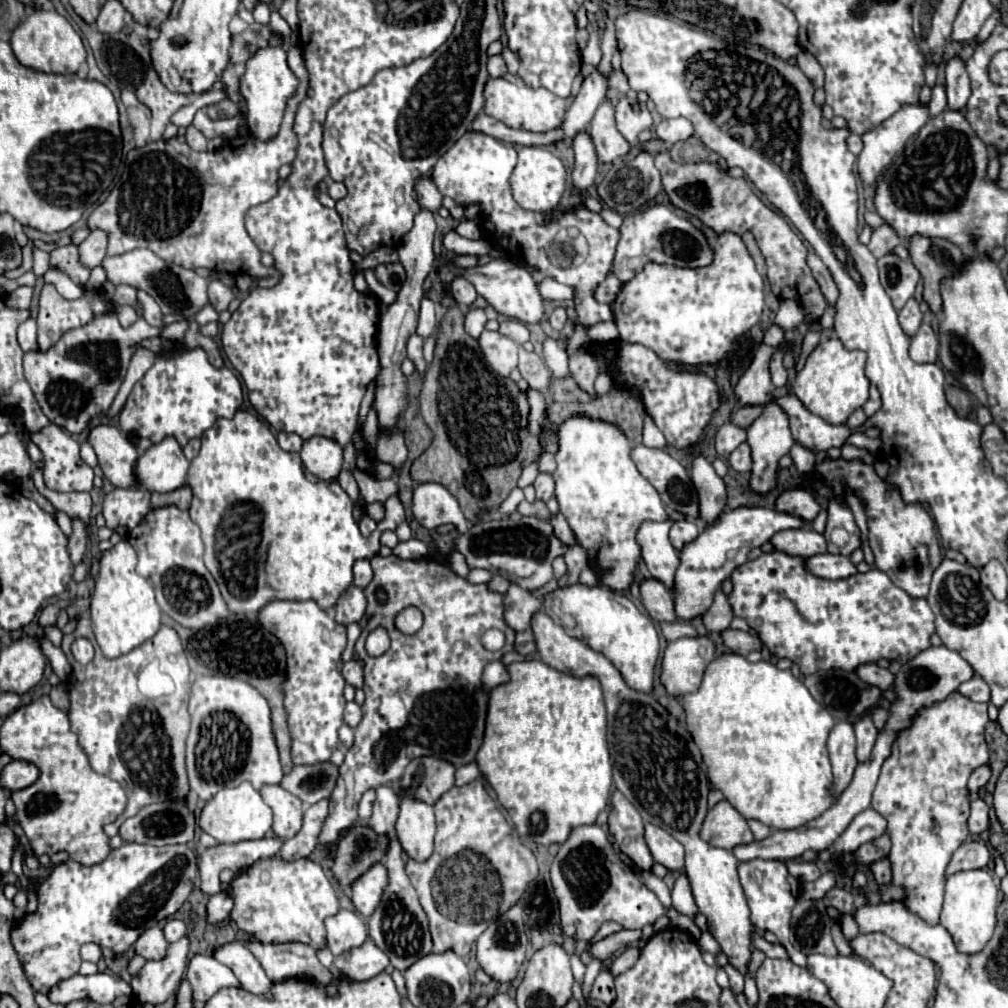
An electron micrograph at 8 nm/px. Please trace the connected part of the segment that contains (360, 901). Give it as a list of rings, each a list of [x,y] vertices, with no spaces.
[[[379,862],[367,874],[363,874],[363,878],[359,878],[359,882],[355,882],[353,892],[351,892],[351,900],[353,900],[355,908],[363,916],[371,916],[375,912],[375,908],[379,906],[387,884],[389,884],[387,868]]]

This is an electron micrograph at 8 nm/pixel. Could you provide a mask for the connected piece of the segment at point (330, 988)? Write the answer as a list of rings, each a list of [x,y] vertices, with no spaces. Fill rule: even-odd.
[[[247,942],[247,948],[255,954],[255,958],[259,958],[263,970],[267,972],[267,976],[273,980],[273,982],[285,982],[285,980],[305,980],[305,982],[311,982],[311,984],[319,984],[325,988],[325,994],[329,998],[335,998],[339,996],[339,984],[341,984],[341,978],[325,968],[319,958],[317,958],[317,952],[311,948],[311,946],[303,946],[299,942],[289,942],[289,944],[261,944],[261,942]]]

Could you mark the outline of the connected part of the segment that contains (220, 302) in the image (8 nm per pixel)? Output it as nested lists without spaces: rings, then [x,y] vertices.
[[[211,280],[209,282],[209,302],[213,304],[213,308],[217,312],[223,312],[227,310],[229,302],[235,298],[235,292],[231,286],[223,284],[221,280]]]

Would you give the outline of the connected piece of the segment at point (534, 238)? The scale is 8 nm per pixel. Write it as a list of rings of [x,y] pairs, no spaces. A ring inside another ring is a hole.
[[[465,132],[435,164],[431,180],[437,184],[443,196],[453,198],[459,206],[467,208],[471,204],[481,206],[483,216],[483,238],[499,248],[507,258],[525,262],[527,272],[533,276],[537,284],[545,278],[553,278],[565,286],[575,290],[573,304],[579,314],[579,320],[585,328],[591,328],[599,322],[613,322],[613,308],[609,304],[599,304],[595,300],[595,288],[607,278],[615,246],[619,242],[619,230],[605,224],[605,220],[589,212],[583,204],[579,204],[571,212],[529,212],[523,210],[511,196],[509,176],[517,164],[517,150],[509,144],[503,144],[491,136],[479,132]],[[575,226],[583,234],[581,238],[587,242],[581,252],[579,240],[569,240],[567,228]]]

